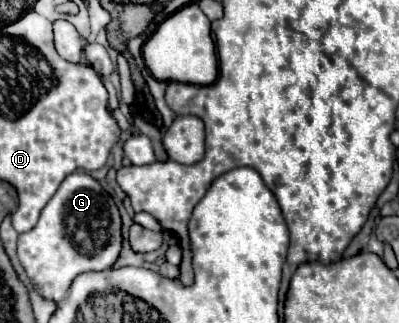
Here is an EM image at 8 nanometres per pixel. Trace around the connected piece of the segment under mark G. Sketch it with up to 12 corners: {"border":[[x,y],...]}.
{"border":[[71,172],[19,260],[41,296],[107,270],[121,216],[87,172]]}

